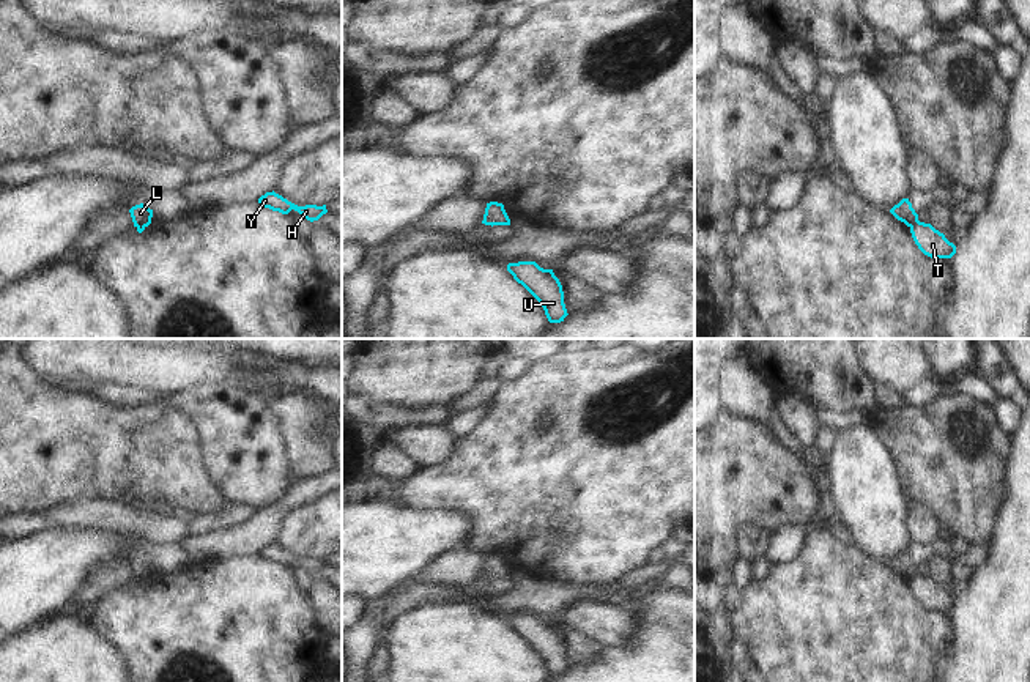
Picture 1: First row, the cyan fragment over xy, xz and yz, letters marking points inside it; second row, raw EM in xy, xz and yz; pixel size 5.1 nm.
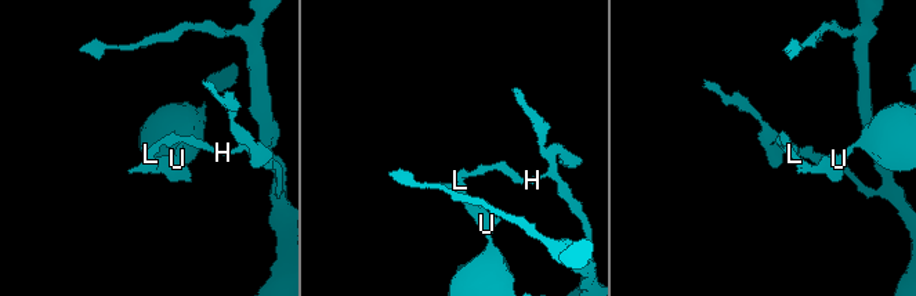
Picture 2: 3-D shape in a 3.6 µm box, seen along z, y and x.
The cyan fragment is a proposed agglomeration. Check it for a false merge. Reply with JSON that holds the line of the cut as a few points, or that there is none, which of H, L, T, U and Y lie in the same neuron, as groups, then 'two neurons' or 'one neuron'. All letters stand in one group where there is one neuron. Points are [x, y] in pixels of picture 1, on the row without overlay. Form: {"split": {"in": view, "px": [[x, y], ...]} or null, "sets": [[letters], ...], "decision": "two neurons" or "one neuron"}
{"split": {"in": "yz", "px": [[918, 574], [911, 580]]}, "sets": [["H", "L", "Y"], ["T", "U"]], "decision": "two neurons"}

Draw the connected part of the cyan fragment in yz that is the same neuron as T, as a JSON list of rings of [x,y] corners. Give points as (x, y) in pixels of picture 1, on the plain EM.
[[[918,573],[910,586],[918,602],[931,611],[951,611],[956,606],[956,599],[931,576]]]

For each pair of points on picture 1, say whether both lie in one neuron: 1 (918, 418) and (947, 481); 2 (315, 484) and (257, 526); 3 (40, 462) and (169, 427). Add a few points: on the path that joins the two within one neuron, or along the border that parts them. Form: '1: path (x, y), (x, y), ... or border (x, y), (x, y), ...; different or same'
1: path (934, 432), (947, 444), (947, 465); same
2: path (301, 493), (271, 515); same
3: path (71, 452), (137, 452); same

